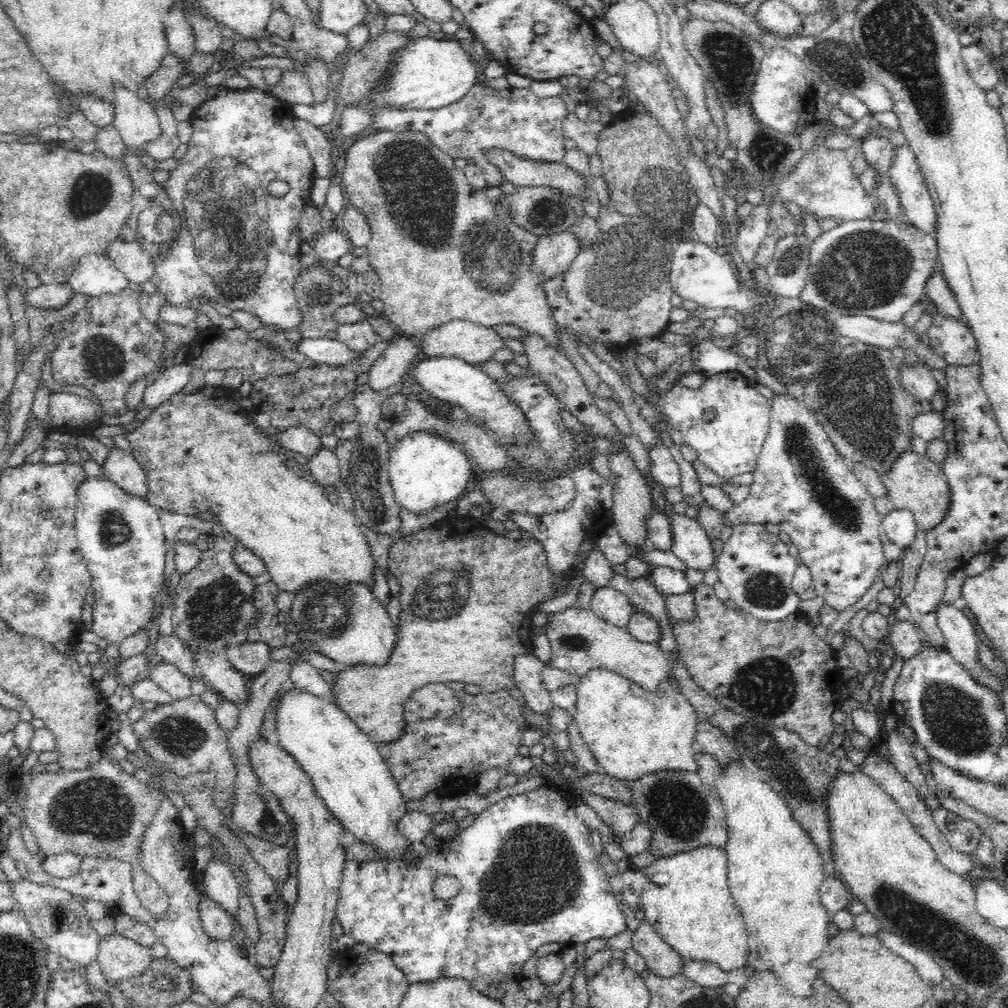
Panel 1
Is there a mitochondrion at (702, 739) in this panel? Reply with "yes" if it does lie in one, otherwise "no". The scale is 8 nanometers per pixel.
no

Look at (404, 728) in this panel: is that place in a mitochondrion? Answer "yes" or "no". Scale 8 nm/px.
no

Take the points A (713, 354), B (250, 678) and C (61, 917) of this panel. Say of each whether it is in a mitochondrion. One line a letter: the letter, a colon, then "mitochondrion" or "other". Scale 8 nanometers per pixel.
A: other
B: other
C: mitochondrion

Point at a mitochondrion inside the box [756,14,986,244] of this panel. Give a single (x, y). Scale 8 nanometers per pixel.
(836, 58)

